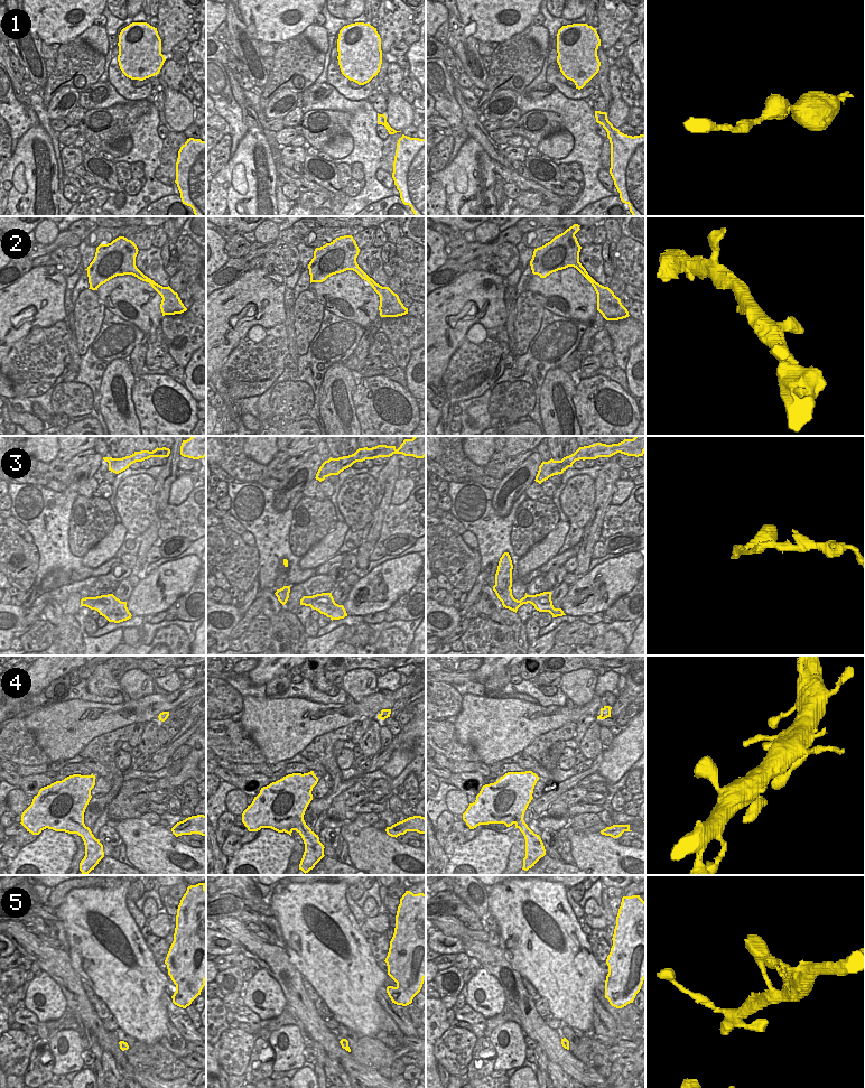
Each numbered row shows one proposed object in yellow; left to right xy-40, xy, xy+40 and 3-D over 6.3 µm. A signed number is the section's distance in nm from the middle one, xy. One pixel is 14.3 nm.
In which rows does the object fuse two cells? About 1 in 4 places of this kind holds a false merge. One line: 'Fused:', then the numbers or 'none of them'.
Fused: none of them

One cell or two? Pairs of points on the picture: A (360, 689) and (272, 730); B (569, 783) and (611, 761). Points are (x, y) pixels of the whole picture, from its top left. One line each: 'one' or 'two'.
A: two
B: two

